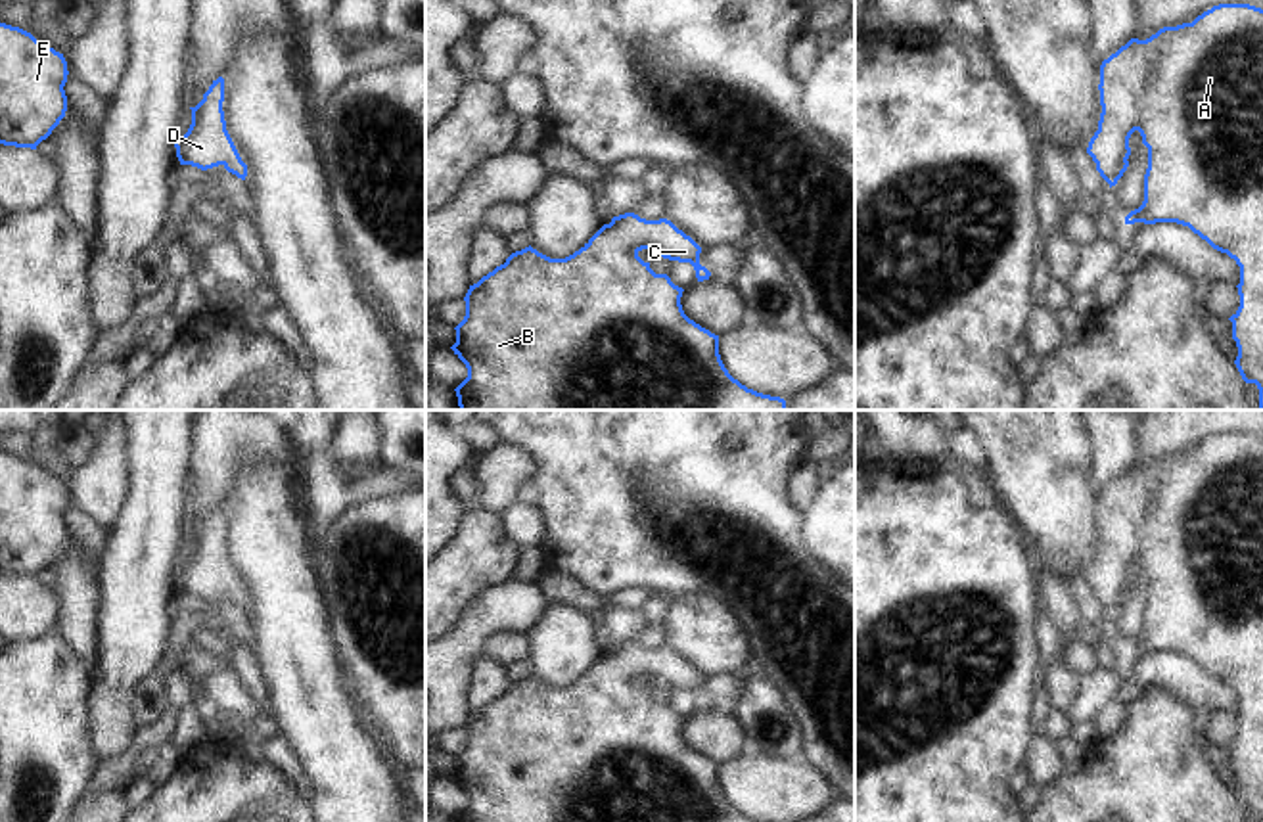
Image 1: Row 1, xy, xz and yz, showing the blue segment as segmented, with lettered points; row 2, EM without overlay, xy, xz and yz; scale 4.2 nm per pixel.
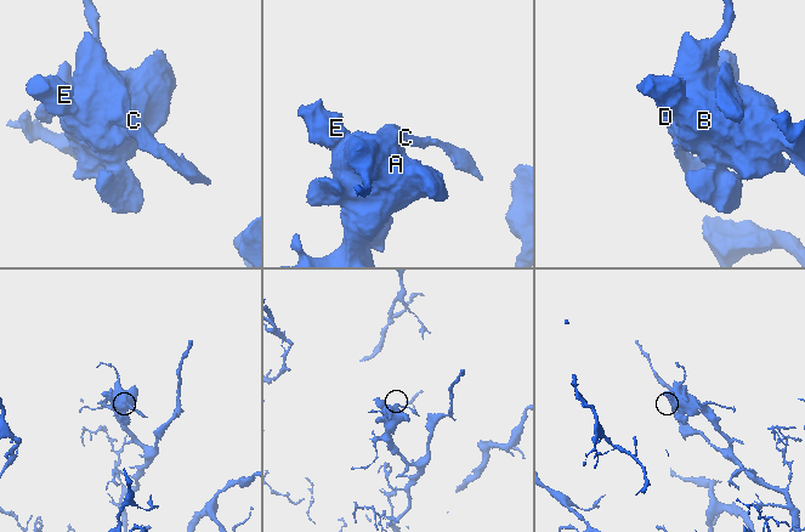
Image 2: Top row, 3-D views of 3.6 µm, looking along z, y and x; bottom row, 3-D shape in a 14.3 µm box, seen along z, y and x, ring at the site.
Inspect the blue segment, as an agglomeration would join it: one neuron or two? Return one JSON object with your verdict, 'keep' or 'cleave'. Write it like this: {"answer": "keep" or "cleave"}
{"answer": "keep"}

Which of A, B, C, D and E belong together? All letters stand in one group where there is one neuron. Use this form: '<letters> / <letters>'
A B C D E

